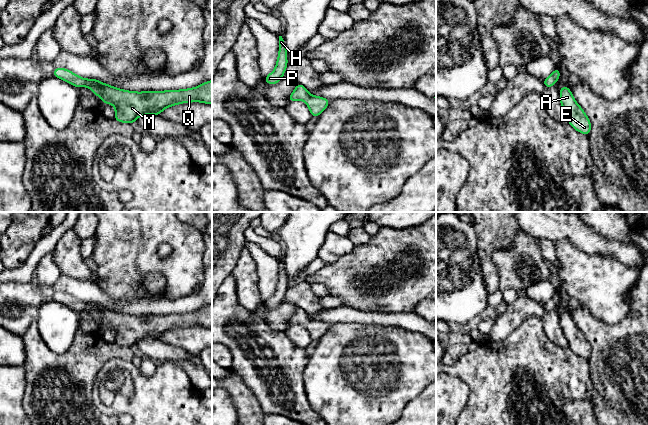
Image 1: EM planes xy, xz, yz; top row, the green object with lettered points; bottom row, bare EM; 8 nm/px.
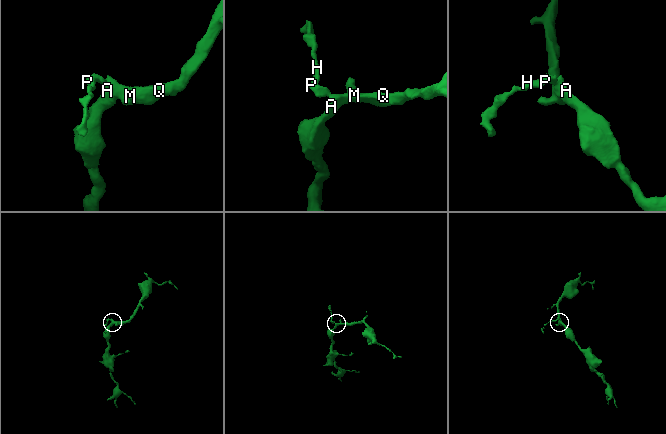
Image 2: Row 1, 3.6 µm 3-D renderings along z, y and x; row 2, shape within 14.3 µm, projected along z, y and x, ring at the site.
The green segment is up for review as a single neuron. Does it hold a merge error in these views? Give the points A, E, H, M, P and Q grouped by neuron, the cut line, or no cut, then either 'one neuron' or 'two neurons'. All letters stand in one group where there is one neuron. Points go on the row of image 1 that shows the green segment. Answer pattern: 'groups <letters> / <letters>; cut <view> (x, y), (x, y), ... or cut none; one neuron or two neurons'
groups A E H M P Q; cut none; one neuron

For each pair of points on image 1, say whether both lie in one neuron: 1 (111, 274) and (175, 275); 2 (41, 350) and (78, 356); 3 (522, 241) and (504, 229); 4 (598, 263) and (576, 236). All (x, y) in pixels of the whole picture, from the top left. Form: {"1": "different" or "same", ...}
{"1": "same", "2": "same", "3": "different", "4": "different"}

